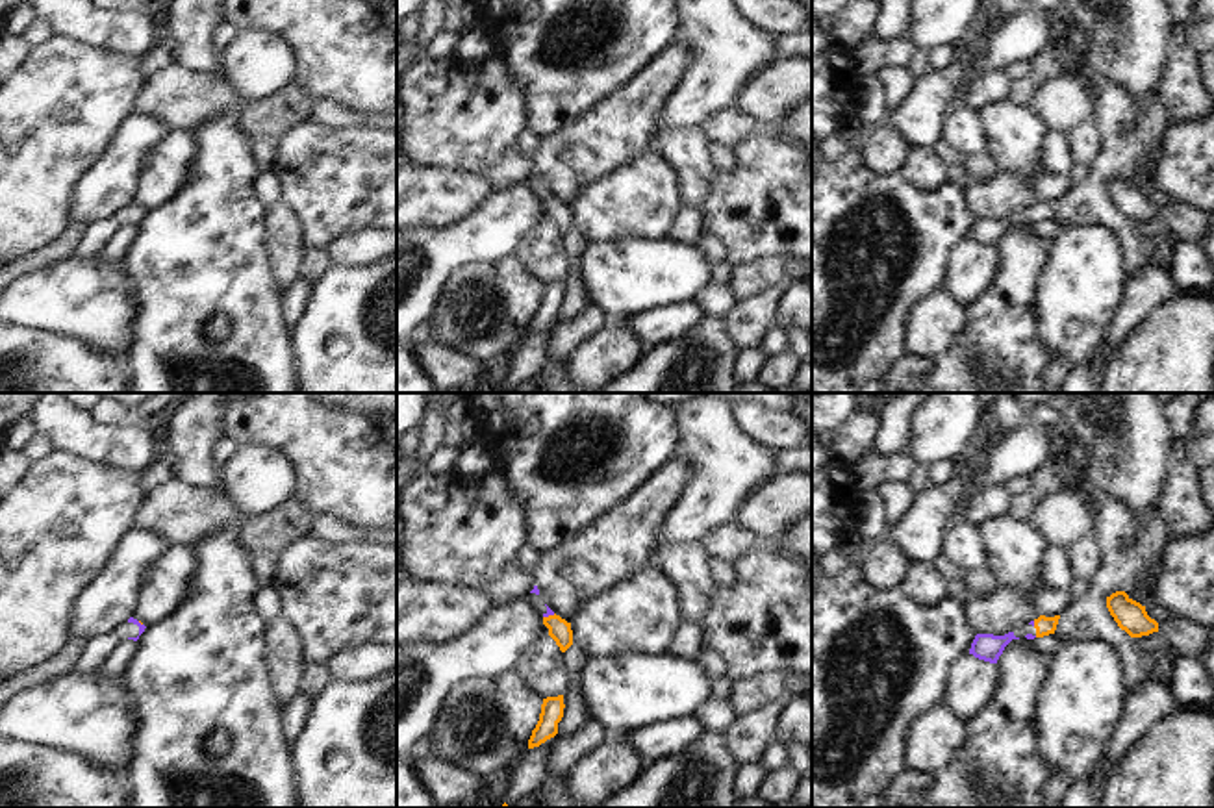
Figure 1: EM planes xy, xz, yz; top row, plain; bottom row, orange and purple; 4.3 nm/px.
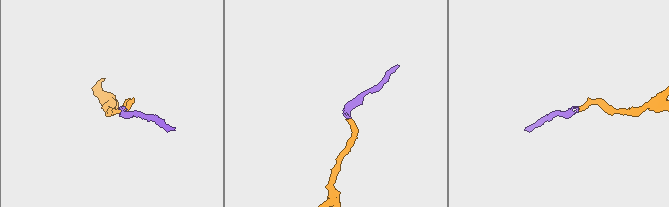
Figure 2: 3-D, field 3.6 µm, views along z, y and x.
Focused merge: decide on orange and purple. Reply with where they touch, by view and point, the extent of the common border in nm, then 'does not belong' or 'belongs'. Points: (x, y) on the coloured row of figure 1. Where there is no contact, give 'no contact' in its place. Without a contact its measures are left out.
xz (549, 616) | 60 nm | belongs

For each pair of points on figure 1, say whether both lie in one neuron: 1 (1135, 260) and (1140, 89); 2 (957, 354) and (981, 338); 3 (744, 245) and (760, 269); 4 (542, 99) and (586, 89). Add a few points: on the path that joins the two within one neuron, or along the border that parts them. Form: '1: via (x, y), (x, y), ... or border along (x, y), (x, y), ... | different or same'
1: border along (1109, 78), (1122, 84), (1146, 104), (1157, 99) | different
2: border along (961, 343), (970, 364), (979, 373) | different
3: border along (786, 256), (757, 256), (733, 265) | different
4: via (553, 97), (560, 89), (575, 89) | same

